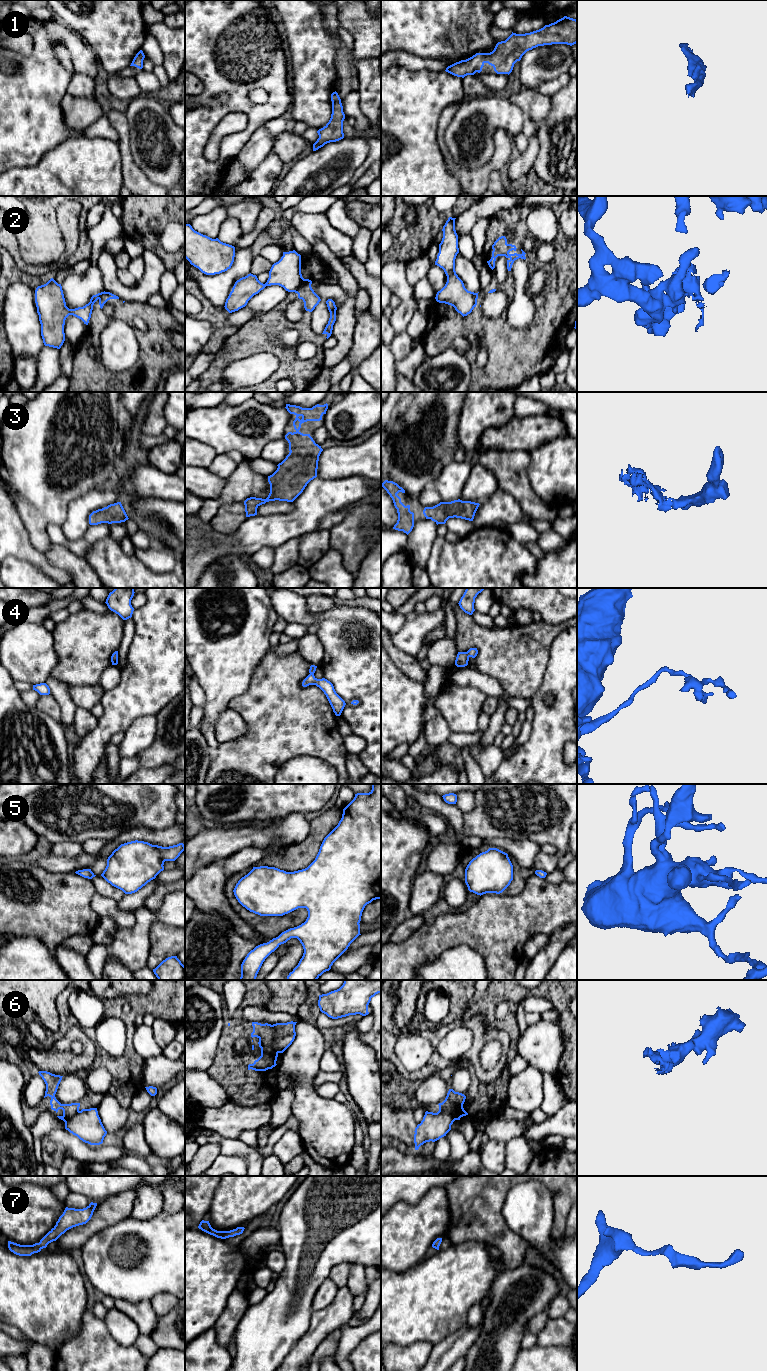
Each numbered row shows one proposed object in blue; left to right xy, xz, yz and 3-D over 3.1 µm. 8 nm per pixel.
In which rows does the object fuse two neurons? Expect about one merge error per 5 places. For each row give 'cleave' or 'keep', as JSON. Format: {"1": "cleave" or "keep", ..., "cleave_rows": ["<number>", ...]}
{"1": "keep", "2": "cleave", "3": "keep", "4": "keep", "5": "keep", "6": "cleave", "7": "keep", "cleave_rows": ["2", "6"]}

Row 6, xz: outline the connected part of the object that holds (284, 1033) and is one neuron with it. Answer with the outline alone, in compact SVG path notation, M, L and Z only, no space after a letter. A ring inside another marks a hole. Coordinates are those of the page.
M297 1022L276 1023L273 1024L274 1038L273 1047L278 1053L283 1053L294 1041L296 1032L295 1025Z

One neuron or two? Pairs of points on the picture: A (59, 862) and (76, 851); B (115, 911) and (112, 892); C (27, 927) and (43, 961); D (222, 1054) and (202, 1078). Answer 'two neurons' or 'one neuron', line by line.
A: two neurons
B: two neurons
C: two neurons
D: two neurons

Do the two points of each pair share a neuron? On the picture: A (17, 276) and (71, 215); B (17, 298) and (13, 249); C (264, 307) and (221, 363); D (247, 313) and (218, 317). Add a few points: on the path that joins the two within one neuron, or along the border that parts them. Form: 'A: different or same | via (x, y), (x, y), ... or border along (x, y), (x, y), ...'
A: same | via (24, 260), (55, 229)
B: different | border along (10, 285), (16, 282), (24, 282), (35, 288)
C: different | border along (277, 304), (266, 313), (253, 318)
D: different | border along (251, 318), (239, 326), (229, 326), (225, 322)

